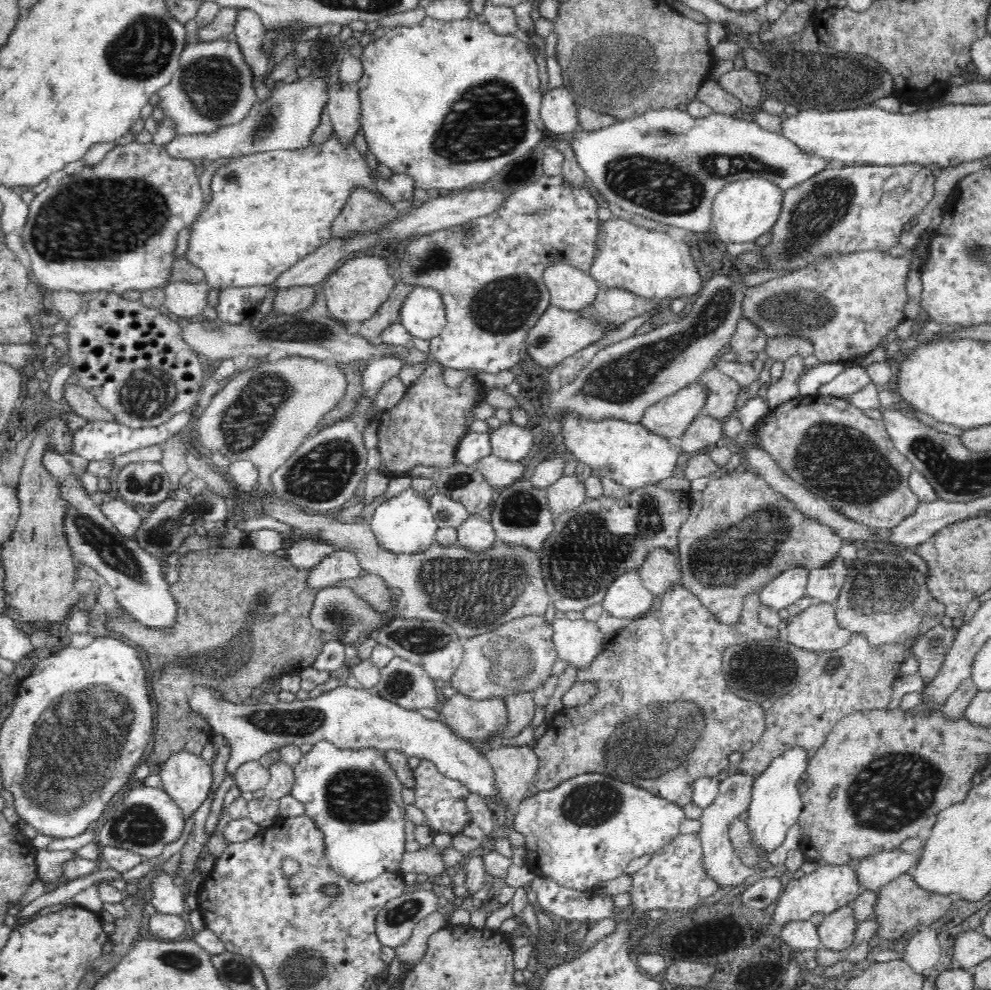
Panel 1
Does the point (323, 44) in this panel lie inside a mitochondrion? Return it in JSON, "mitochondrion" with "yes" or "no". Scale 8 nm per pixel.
{"mitochondrion":"no"}

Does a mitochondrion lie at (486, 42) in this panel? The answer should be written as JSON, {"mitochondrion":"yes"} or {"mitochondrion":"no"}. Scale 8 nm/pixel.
{"mitochondrion":"no"}

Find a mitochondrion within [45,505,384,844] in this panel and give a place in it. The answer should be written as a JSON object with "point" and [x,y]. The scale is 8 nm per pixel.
{"point":[102,541]}

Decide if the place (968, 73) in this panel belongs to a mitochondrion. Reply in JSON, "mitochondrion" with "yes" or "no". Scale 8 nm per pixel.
{"mitochondrion":"no"}

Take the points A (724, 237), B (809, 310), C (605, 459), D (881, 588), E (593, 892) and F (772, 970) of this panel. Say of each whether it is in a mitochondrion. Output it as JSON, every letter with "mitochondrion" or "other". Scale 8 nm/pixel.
{"A":"other","B":"mitochondrion","C":"other","D":"mitochondrion","E":"other","F":"other"}

